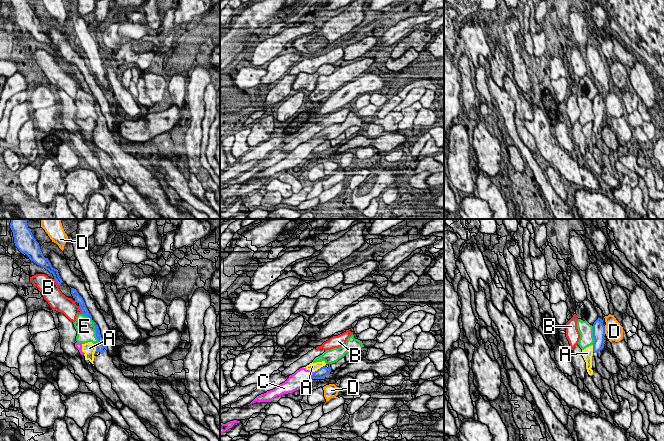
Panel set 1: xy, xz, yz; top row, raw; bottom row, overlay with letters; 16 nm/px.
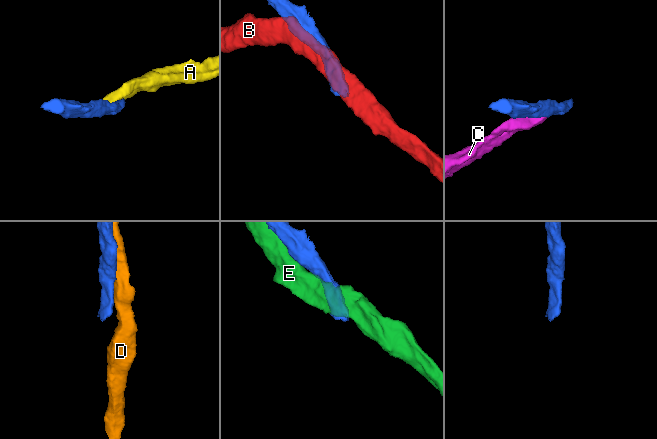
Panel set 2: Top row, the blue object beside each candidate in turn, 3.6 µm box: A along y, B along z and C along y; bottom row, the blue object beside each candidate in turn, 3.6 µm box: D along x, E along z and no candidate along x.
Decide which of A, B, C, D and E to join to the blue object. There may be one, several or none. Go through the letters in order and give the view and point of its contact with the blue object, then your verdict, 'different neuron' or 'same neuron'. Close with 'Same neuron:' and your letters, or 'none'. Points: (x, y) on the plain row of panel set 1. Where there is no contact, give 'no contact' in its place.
A: meets blue in xz at (320, 144); different neuron
B: meets blue in xy at (56, 57); different neuron
C: meets blue in xz at (312, 151); different neuron
D: meets blue in yz at (604, 106); different neuron
E: meets blue in xy at (96, 109); different neuron
Same neuron: none

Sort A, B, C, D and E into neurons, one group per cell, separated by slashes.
A C / B / D / E

